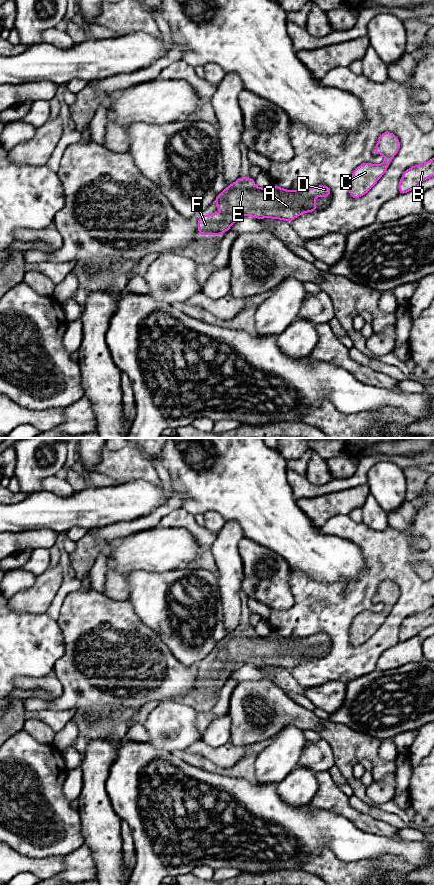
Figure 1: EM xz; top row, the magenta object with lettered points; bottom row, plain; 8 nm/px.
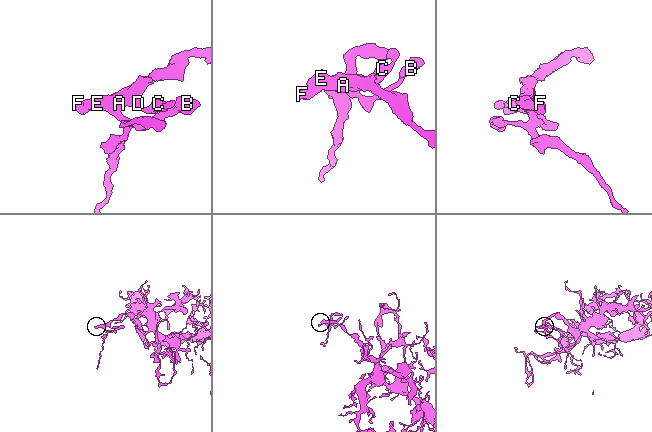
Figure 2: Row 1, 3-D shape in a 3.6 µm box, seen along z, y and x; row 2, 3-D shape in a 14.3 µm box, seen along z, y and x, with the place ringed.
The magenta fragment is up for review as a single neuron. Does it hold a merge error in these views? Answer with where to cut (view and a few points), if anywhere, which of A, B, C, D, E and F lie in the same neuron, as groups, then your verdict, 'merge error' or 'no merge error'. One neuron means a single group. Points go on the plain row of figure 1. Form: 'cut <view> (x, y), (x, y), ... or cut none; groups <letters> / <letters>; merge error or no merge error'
cut none; groups A B C D E F; no merge error

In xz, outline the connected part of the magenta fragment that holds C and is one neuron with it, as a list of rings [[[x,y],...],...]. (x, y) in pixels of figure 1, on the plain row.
[[[385,580],[380,583],[373,600],[383,602],[386,606],[380,613],[366,610],[354,618],[349,633],[349,641],[352,646],[363,644],[377,631],[388,616],[391,607],[398,601],[399,595],[399,587],[393,581]]]

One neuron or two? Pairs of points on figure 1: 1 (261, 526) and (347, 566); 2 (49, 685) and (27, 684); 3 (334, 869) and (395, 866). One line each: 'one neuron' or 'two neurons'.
1: one neuron
2: one neuron
3: one neuron

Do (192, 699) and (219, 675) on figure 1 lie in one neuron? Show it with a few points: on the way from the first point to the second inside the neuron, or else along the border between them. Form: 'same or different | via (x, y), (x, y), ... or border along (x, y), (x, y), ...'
same | via (199, 695), (212, 682)

